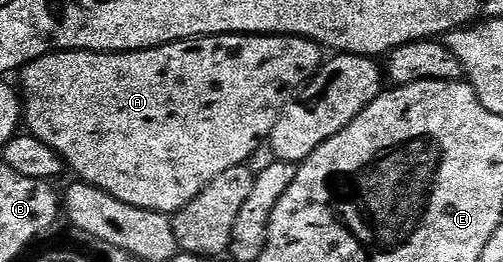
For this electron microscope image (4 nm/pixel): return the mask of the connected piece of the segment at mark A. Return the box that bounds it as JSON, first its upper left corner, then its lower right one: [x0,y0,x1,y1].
[20,35,323,216]

